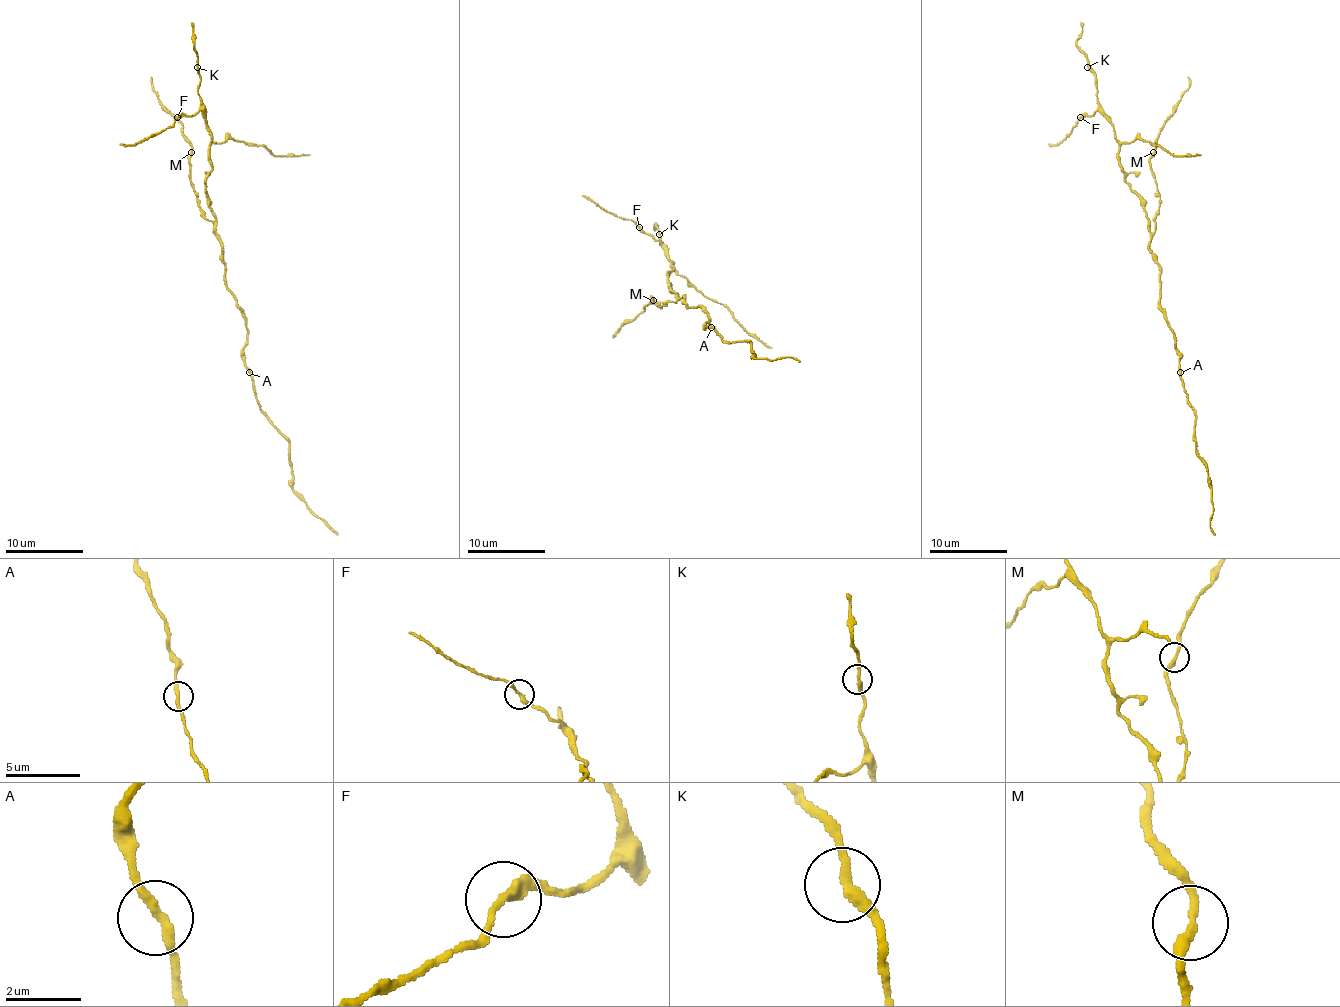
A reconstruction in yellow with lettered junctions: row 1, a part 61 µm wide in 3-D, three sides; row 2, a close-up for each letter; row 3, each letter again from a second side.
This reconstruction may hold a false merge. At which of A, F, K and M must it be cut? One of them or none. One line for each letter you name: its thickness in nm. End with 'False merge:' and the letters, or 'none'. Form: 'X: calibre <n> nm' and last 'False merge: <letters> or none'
False merge: none

